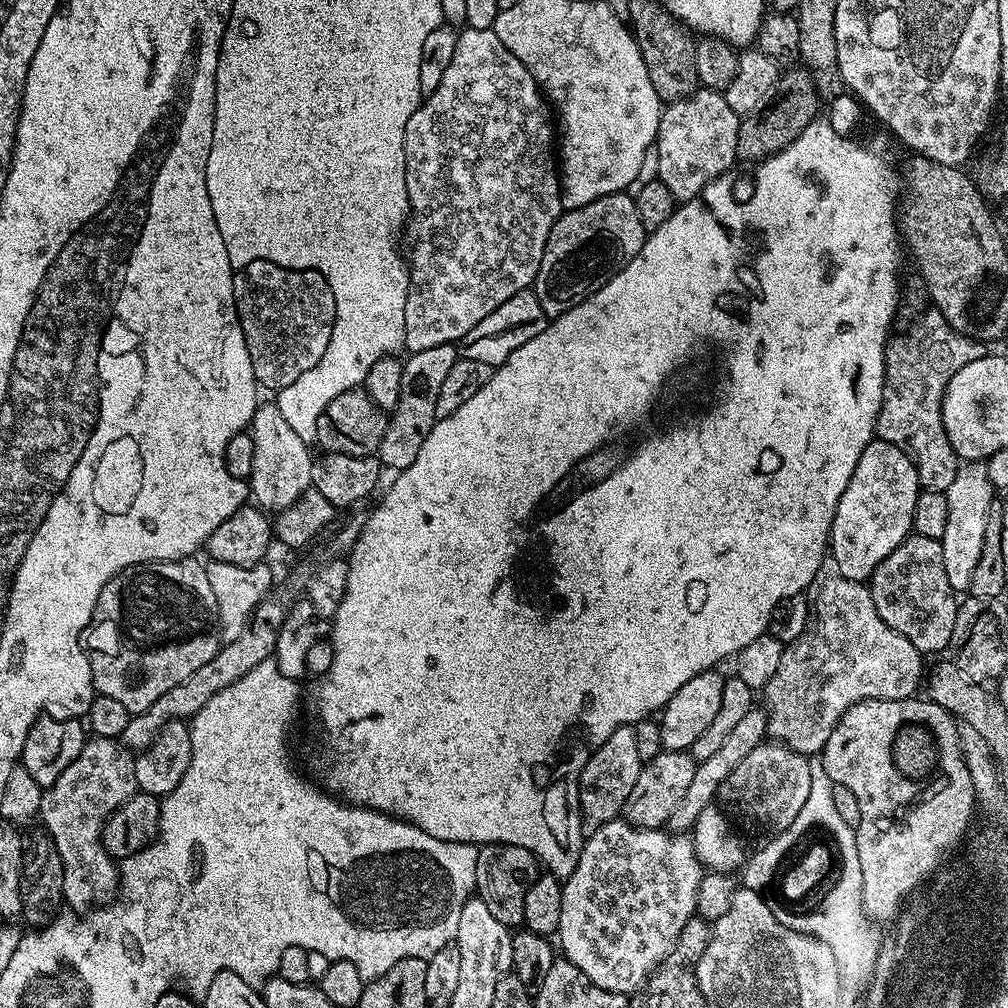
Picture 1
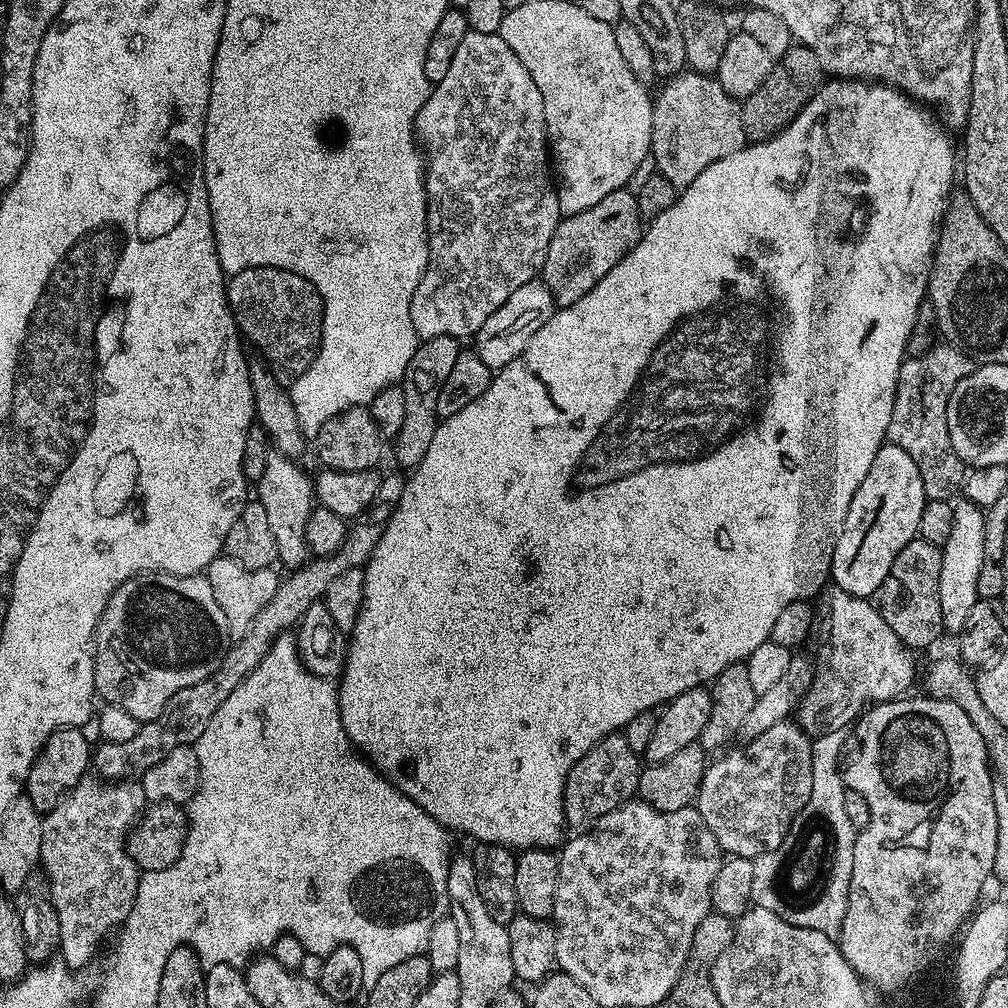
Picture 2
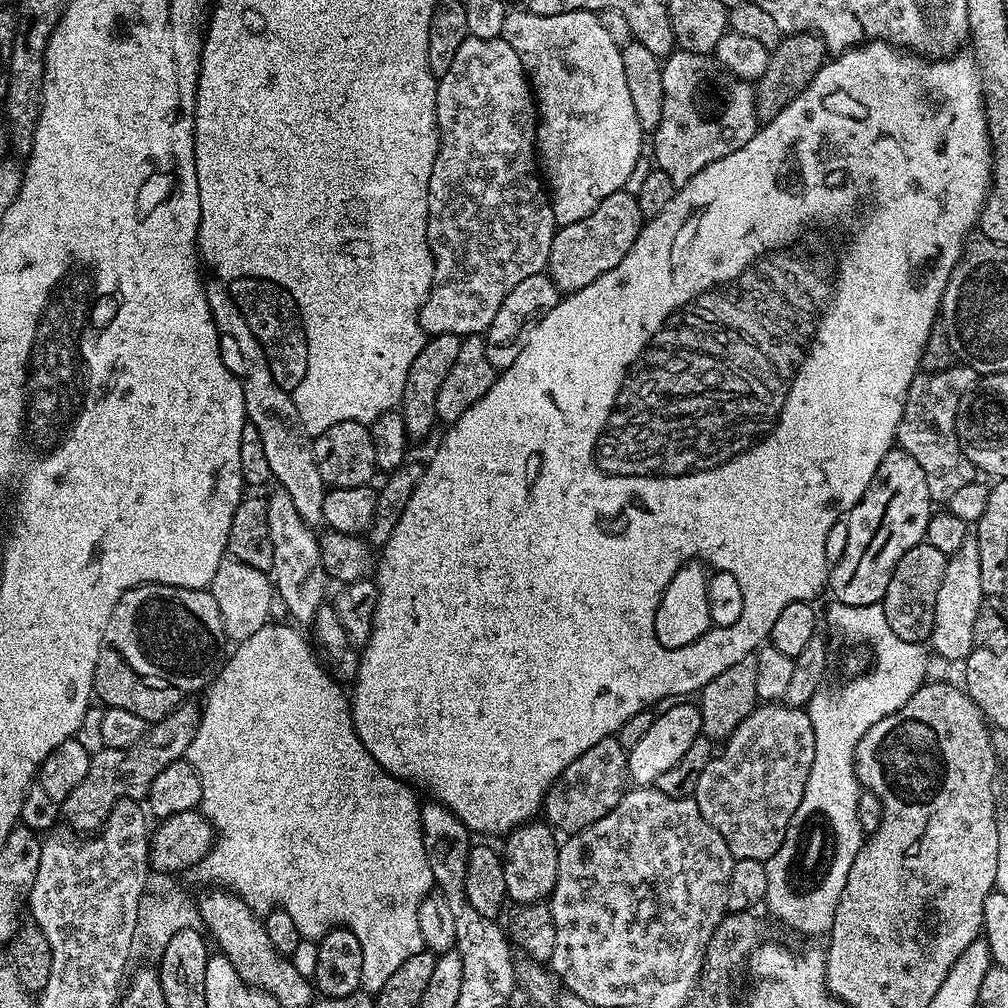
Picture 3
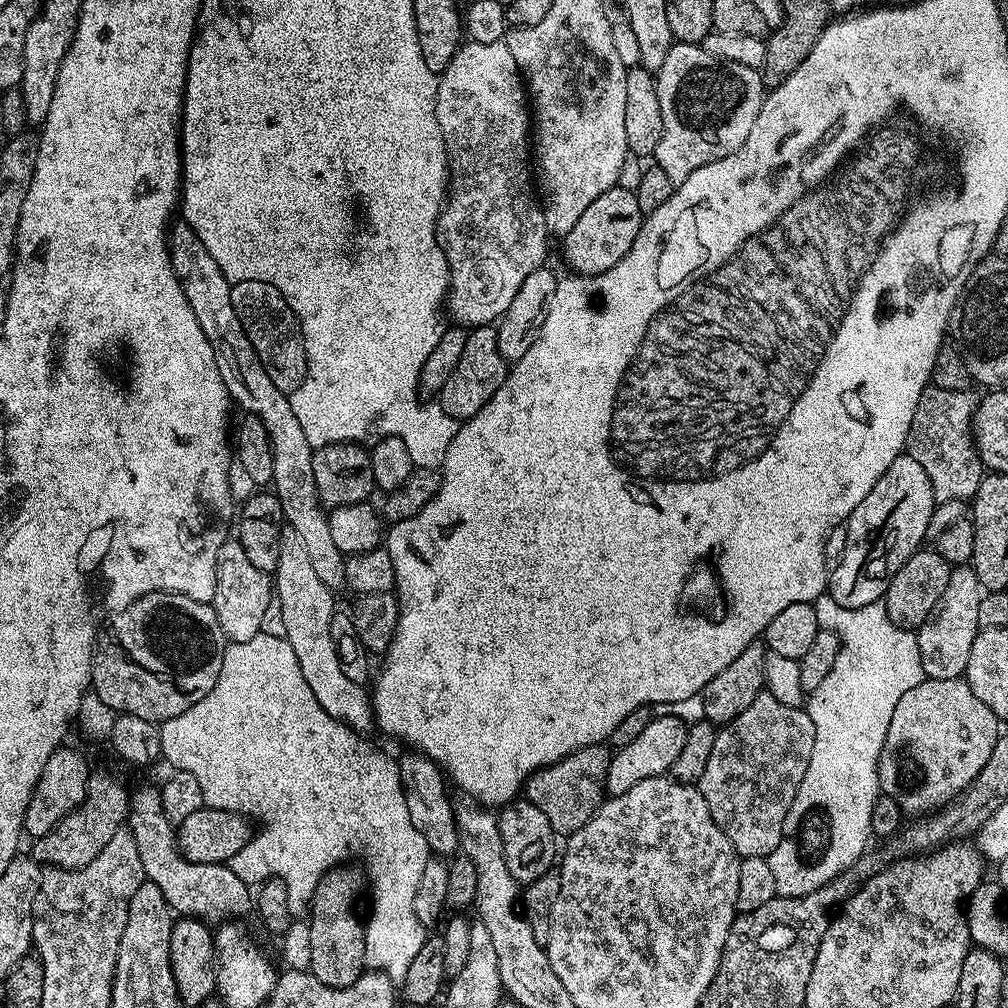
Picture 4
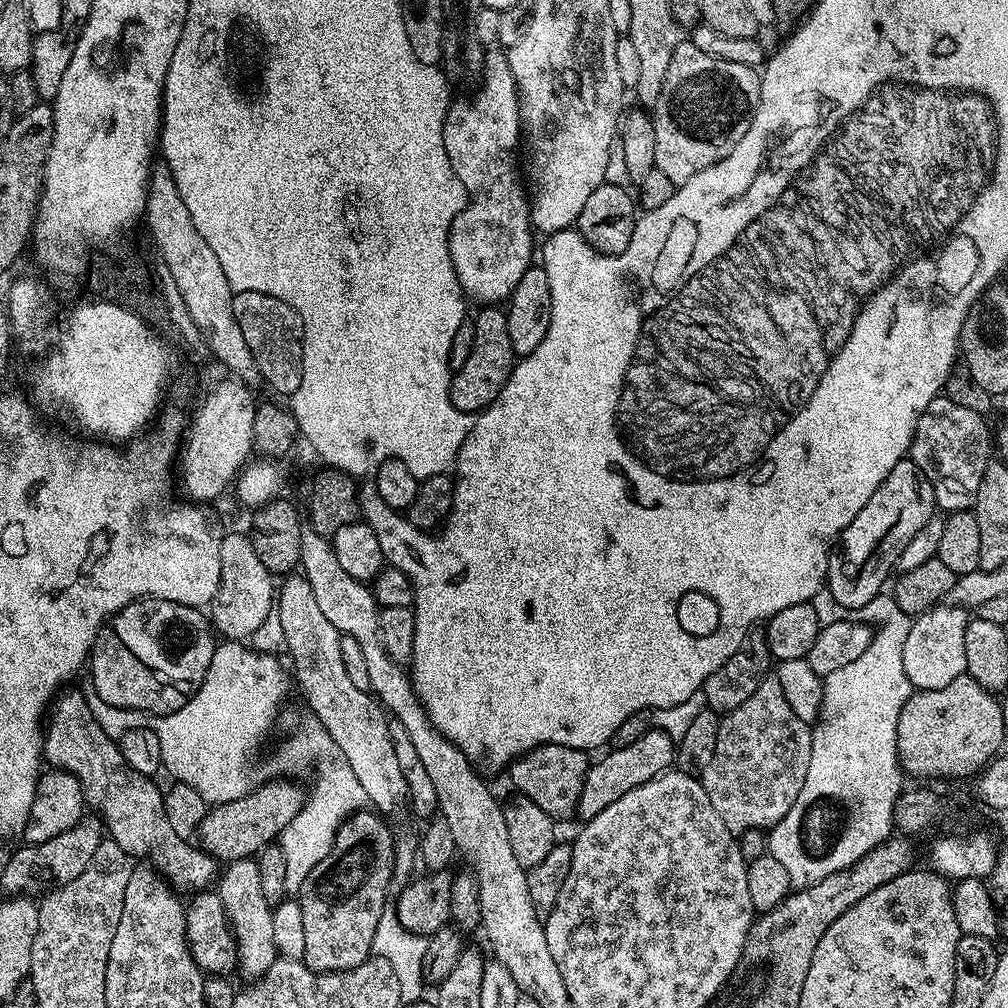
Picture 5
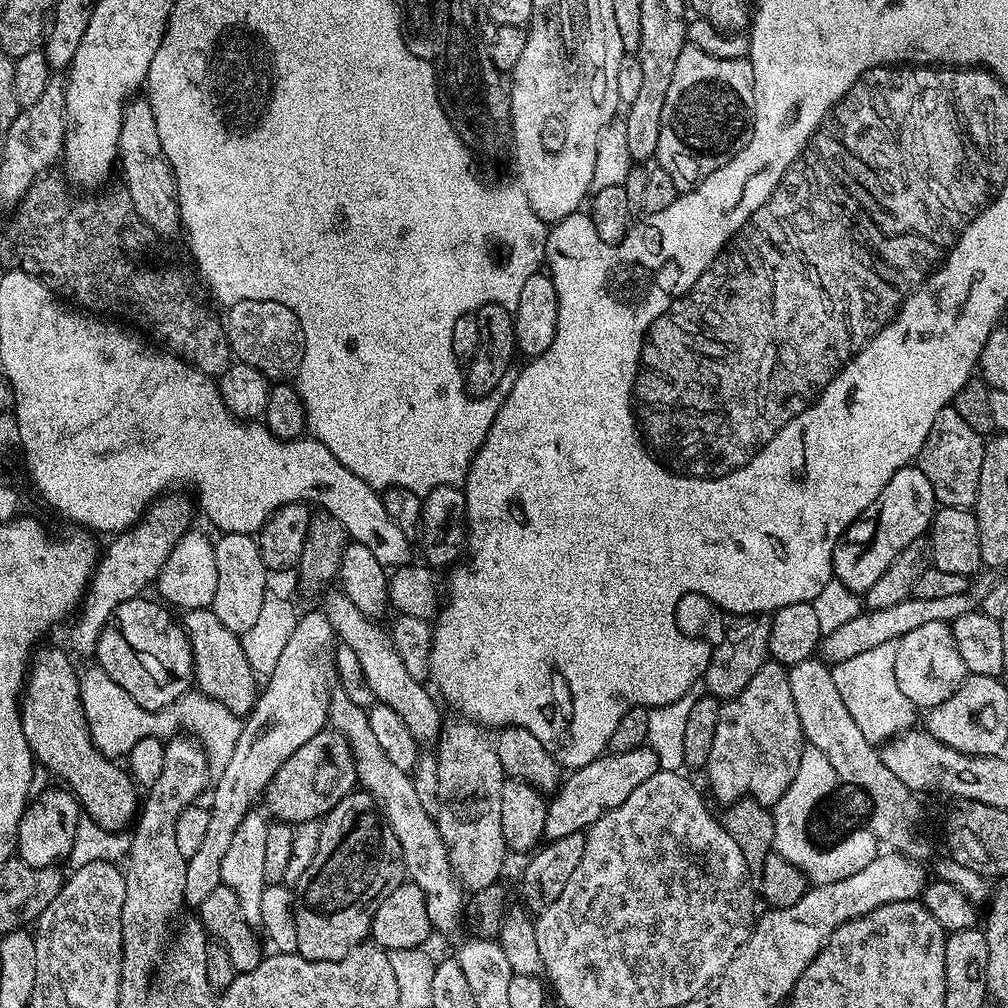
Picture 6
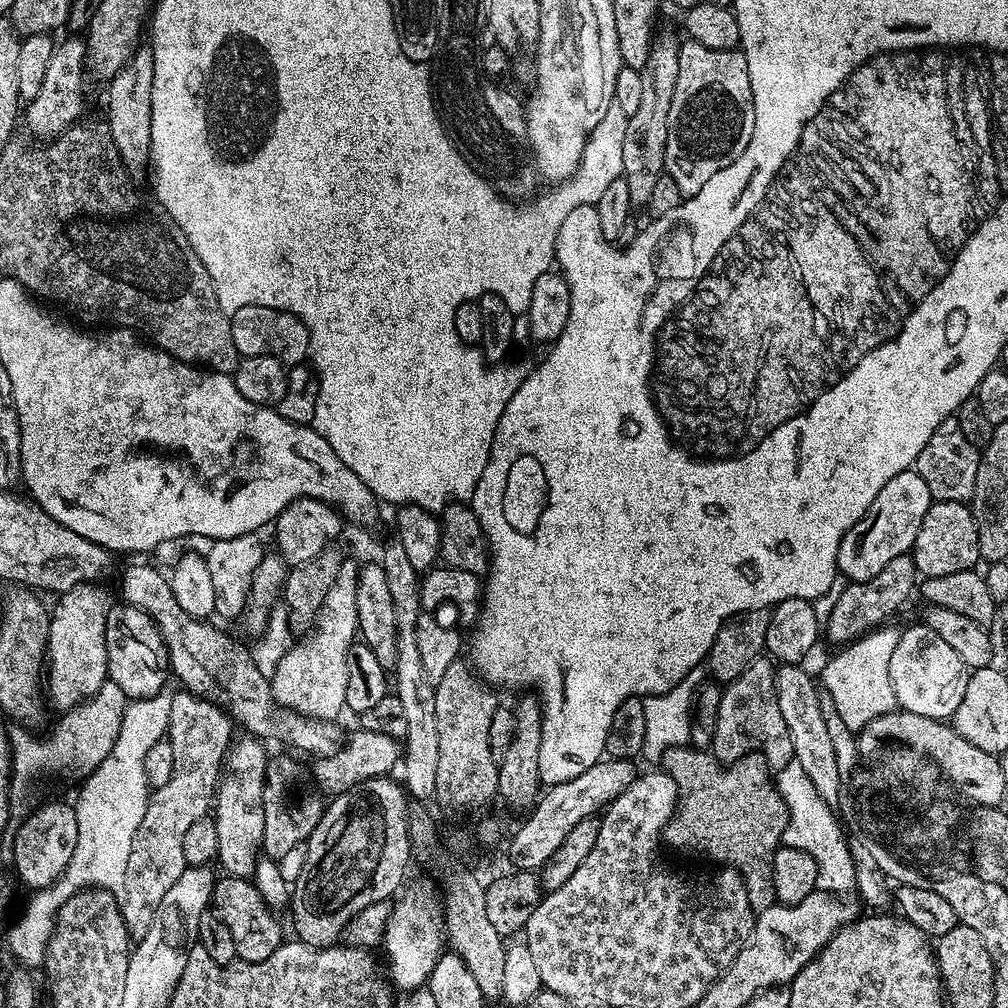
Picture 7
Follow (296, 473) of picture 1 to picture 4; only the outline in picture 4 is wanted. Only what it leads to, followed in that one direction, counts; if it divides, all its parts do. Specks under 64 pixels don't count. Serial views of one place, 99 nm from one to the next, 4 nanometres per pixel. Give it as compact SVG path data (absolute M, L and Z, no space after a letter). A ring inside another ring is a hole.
M285 527L280 534L280 549L278 550L278 566L274 573L274 600L280 604L280 624L282 635L290 642L294 654L298 657L298 666L302 669L302 676L306 678L306 684L310 686L314 698L318 698L318 706L326 710L334 719L340 720L347 728L357 734L368 734L364 732L373 731L374 721L372 718L372 702L370 692L365 685L358 682L350 682L346 674L342 674L342 666L338 662L338 650L334 650L334 638L330 638L330 618L334 611L332 605L333 591L326 587L322 578L318 578L314 565L310 562L310 554L306 546L302 546L302 538L294 534L294 530Z

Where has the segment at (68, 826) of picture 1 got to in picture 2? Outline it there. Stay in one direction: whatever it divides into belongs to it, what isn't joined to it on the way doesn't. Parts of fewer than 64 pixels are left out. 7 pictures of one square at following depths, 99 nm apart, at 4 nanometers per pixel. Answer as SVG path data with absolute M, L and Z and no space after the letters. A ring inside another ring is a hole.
M85 778L60 799L54 810L43 813L40 851L42 872L48 878L54 910L57 911L61 927L58 952L69 969L86 967L95 958L100 943L119 929L134 906L142 872L128 856L126 841L132 825L140 820L145 809L144 791L135 779L105 782L100 778Z

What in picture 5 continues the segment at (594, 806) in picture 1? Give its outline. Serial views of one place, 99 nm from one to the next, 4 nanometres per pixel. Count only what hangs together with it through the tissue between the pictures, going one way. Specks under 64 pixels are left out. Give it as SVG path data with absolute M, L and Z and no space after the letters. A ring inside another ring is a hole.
M539 744L511 761L512 784L519 795L530 798L534 806L546 810L554 822L573 819L576 816L578 798L582 794L584 779L590 767L589 753L583 748L558 746L557 744Z

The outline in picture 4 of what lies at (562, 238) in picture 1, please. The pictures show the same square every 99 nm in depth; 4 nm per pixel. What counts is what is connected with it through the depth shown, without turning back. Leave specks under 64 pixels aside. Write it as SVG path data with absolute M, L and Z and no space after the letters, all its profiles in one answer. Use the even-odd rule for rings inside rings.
M617 186L594 198L570 234L562 237L564 260L572 267L569 269L577 276L597 276L610 270L610 266L622 262L630 246L634 246L634 238L638 238L638 230L644 218L645 213L640 211L635 192Z

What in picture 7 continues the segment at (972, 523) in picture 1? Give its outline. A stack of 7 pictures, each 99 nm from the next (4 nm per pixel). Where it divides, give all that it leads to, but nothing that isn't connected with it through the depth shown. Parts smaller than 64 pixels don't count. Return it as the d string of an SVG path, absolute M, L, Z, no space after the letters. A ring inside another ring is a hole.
M916 622L913 628L905 627L894 654L890 654L890 686L894 686L897 705L910 714L947 721L962 706L962 698L966 698L969 675L970 669L958 653L922 622Z

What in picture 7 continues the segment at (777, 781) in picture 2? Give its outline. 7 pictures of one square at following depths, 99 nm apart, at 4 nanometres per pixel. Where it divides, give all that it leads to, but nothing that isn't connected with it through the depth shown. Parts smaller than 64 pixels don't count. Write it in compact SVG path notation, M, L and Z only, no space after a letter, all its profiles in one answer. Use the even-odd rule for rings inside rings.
M762 654L724 688L722 706L718 706L718 726L710 749L721 764L732 764L743 756L759 754L764 757L769 769L779 774L786 765L793 763L790 730L786 730L786 721L778 706L776 669L777 665Z

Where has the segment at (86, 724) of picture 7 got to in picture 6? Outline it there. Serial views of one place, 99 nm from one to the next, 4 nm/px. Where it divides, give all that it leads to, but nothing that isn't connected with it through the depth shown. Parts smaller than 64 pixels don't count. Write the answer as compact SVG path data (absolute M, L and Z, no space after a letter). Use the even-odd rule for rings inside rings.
M92 668L83 669L80 676L81 704L93 744L102 755L124 758L134 742L138 742L143 736L171 738L183 729L204 747L209 773L218 774L226 770L226 762L230 762L230 754L234 754L234 745L238 743L242 720L226 710L222 702L205 696L199 690L189 690L170 707L162 708L159 712L147 712L145 708L138 706L138 702L134 702L134 698L130 698L130 694L126 694L126 690L122 690L122 686L118 686L118 682L114 682L109 676L98 674L97 669ZM92 696L96 696L96 700L92 700ZM108 708L112 708L112 712L108 712ZM180 724L184 728L180 728Z

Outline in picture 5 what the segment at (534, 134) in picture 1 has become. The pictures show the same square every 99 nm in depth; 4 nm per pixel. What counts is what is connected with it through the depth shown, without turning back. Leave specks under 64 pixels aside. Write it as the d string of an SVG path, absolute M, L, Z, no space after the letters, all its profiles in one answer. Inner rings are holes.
M489 51L484 57L484 74L478 81L476 93L469 100L460 100L449 107L448 112L444 115L444 145L446 146L446 158L450 162L450 166L454 170L454 174L458 174L458 178L462 182L462 186L468 192L468 205L464 207L454 218L452 229L448 231L448 249L450 256L454 262L454 270L458 274L461 289L465 297L476 300L484 300L480 302L504 302L512 295L513 290L518 286L518 282L522 282L522 274L526 274L526 270L533 267L532 260L532 236L534 237L534 229L532 226L532 210L530 207L529 197L526 195L526 184L522 179L522 168L516 165L516 143L519 145L522 140L522 129L520 126L520 95L516 92L516 83L514 82L514 74L510 70L510 62L507 55L503 51Z

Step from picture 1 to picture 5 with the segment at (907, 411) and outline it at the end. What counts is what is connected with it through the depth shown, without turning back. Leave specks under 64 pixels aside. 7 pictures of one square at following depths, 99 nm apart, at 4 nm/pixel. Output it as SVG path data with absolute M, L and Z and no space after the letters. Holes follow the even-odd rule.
M943 394L935 396L926 406L926 410L920 413L916 423L916 433L912 439L910 458L926 474L926 478L932 483L937 509L941 513L967 512L975 509L978 498L978 486L982 486L982 474L990 462L994 452L994 436L988 433L988 424L983 415L974 410L966 410L966 406L958 406L958 402L950 402L950 398Z

